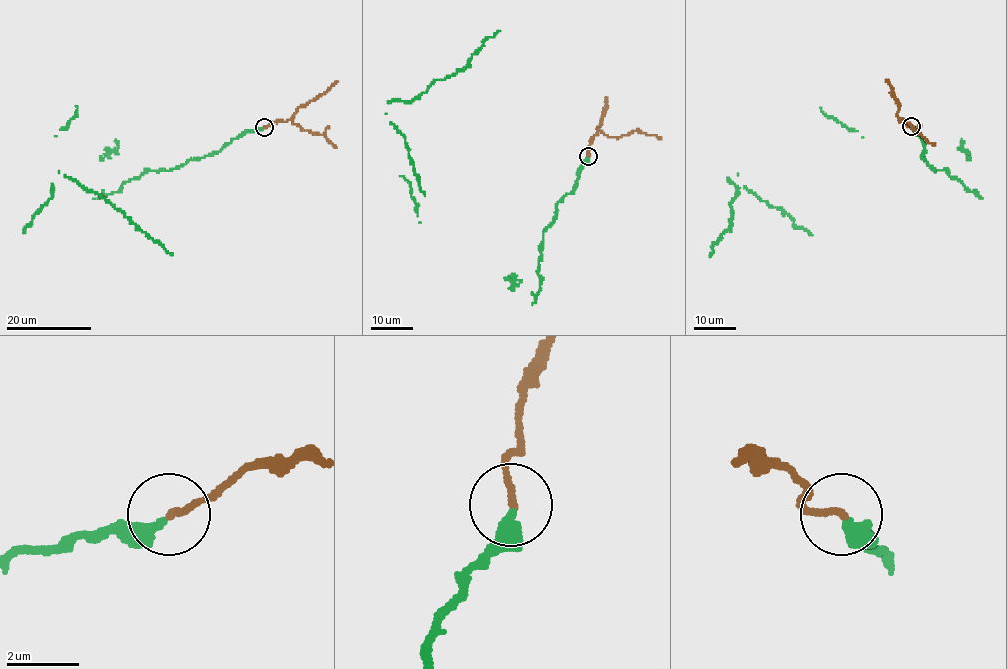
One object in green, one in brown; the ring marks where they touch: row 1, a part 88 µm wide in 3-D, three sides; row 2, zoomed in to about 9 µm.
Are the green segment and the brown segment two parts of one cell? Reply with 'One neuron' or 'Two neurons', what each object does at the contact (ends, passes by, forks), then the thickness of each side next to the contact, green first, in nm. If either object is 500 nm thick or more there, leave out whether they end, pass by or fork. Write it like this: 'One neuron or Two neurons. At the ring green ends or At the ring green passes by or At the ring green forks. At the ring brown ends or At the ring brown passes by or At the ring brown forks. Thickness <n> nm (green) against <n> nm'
Two neurons. At the ring green ends. At the ring brown ends. Thickness 360 nm (green) against 180 nm

